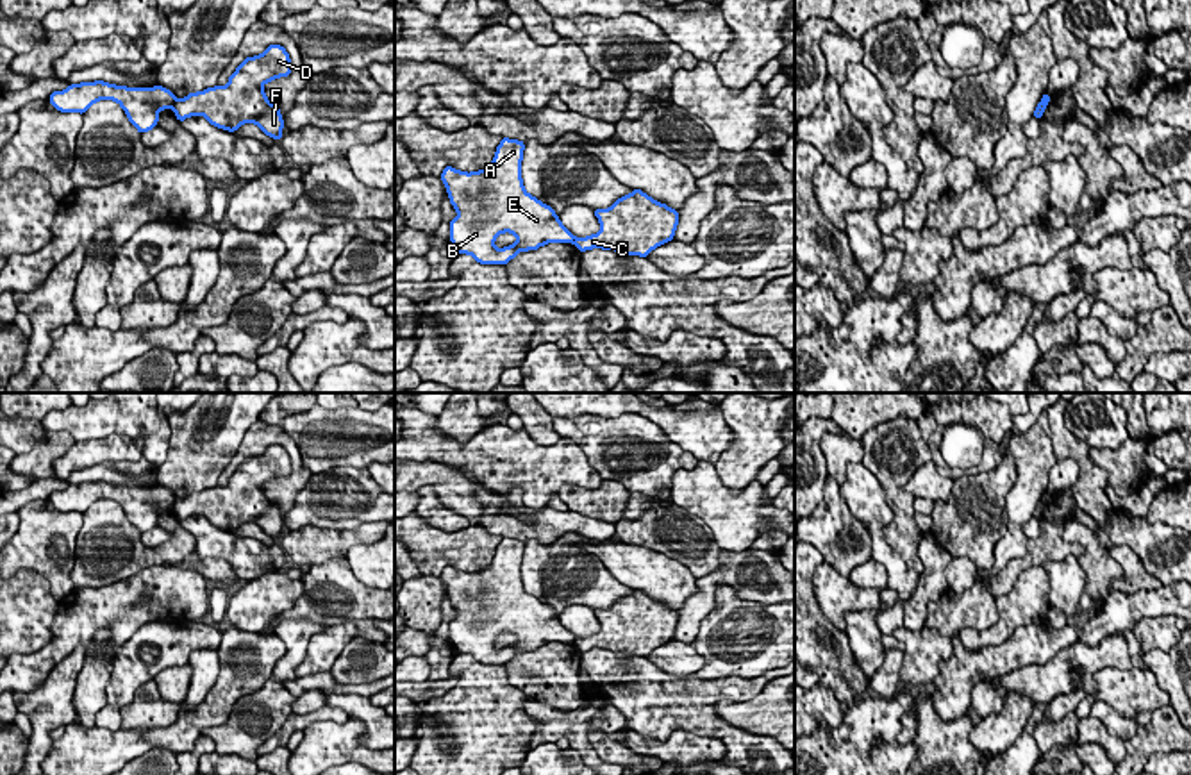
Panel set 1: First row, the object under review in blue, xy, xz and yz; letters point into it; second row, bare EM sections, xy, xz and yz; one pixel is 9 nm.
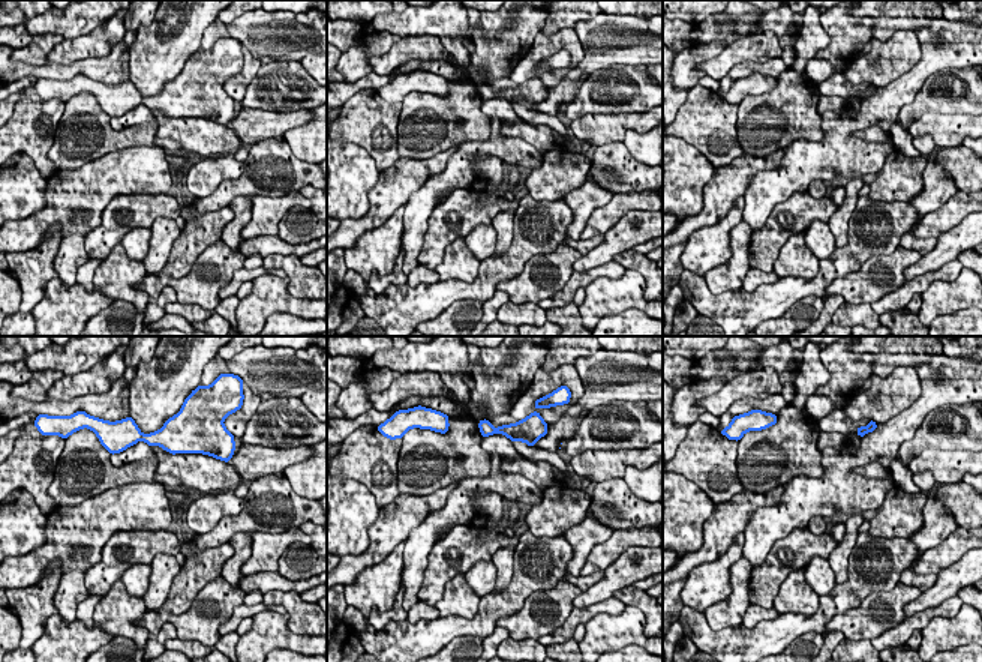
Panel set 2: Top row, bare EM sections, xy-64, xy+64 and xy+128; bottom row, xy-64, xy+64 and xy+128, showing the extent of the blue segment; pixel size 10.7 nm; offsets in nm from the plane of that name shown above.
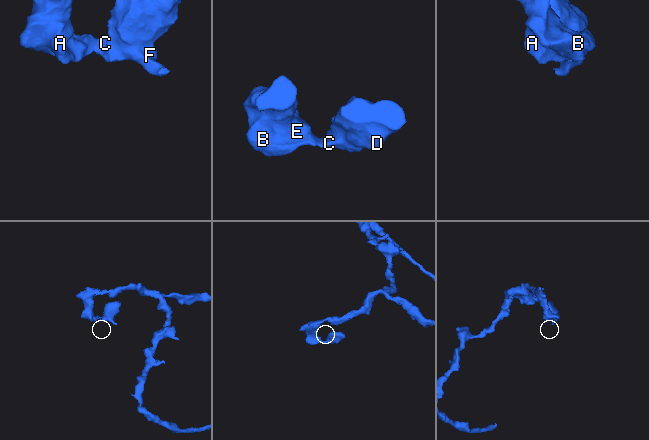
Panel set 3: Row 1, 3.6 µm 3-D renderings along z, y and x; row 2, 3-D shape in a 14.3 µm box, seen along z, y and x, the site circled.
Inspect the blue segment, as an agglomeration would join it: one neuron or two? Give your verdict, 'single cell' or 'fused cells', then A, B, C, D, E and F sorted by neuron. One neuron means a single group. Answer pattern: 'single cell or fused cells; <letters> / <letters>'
fused cells; A B E / C D F

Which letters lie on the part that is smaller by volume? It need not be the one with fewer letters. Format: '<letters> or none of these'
C, D, F

